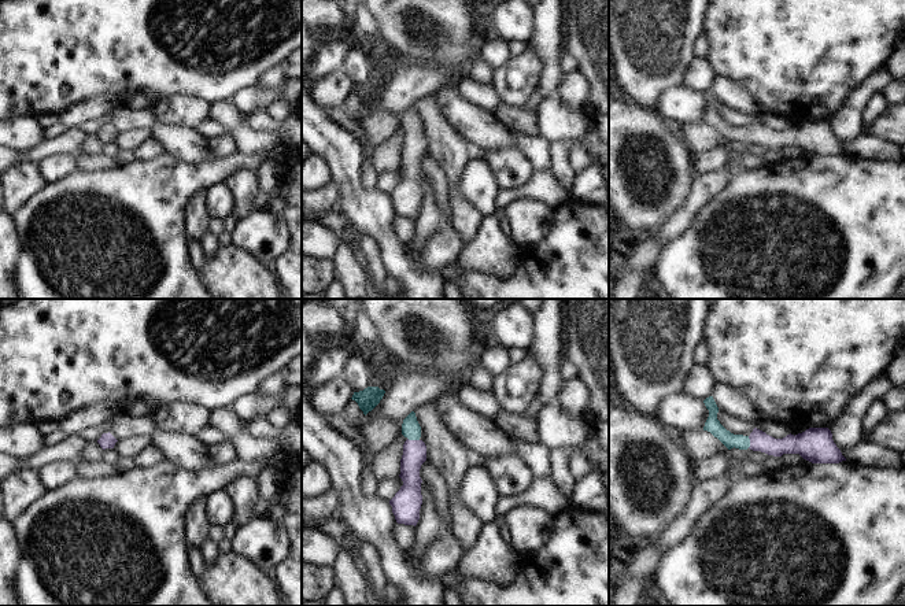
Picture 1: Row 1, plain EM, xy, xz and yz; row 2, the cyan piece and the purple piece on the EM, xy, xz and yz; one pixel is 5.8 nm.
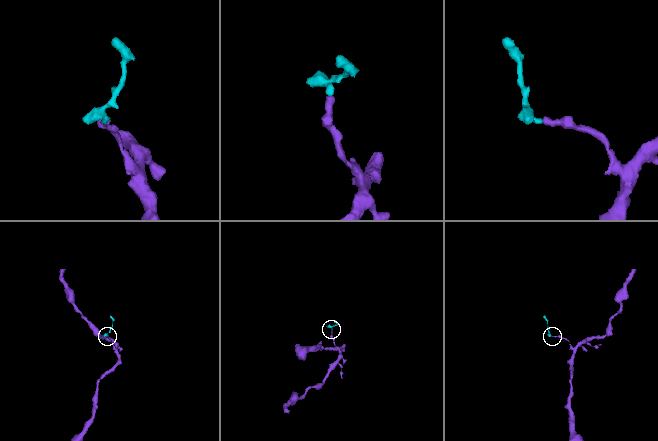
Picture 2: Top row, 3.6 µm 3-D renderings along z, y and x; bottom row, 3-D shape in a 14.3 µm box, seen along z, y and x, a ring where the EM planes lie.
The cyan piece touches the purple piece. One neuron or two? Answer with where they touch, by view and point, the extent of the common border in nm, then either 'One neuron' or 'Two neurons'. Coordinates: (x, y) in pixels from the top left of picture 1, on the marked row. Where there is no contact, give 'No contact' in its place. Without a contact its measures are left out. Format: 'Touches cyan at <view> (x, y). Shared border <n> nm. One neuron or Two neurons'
Touches cyan at xz (413, 439). Shared border 70 nm. One neuron

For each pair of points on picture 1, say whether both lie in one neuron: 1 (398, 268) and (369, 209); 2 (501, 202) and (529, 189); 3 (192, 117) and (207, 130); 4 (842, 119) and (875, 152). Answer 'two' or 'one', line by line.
1: one
2: one
3: two
4: two

